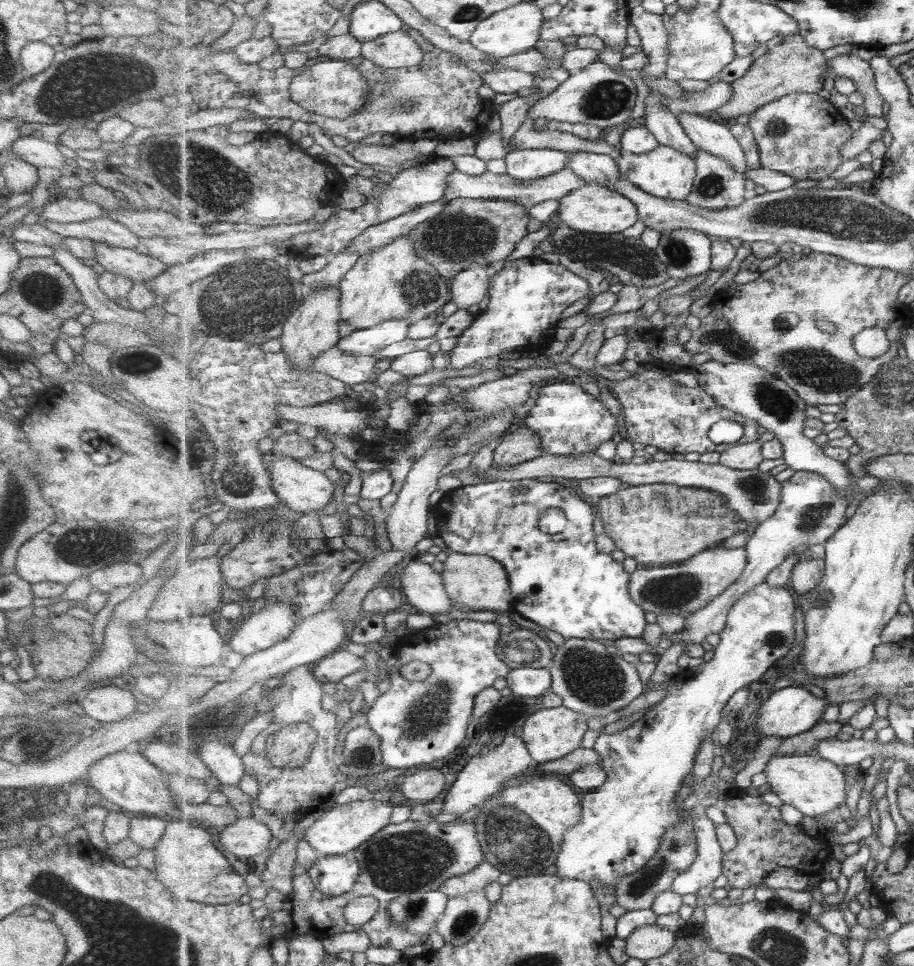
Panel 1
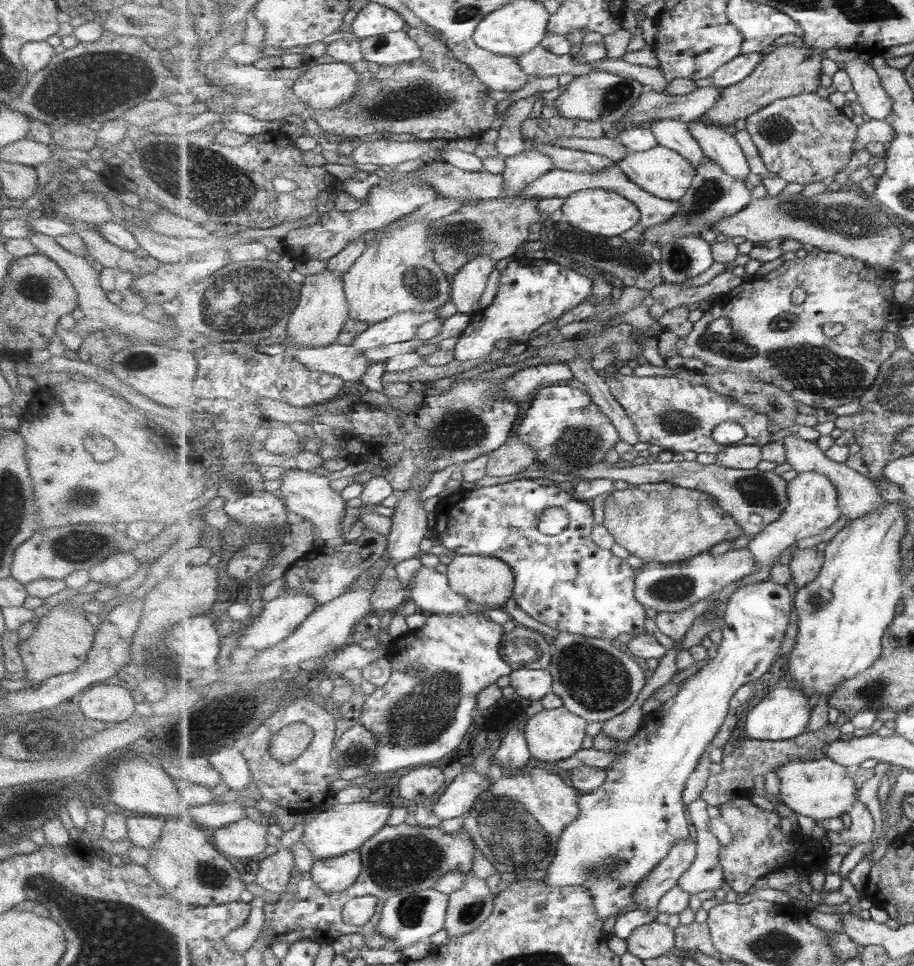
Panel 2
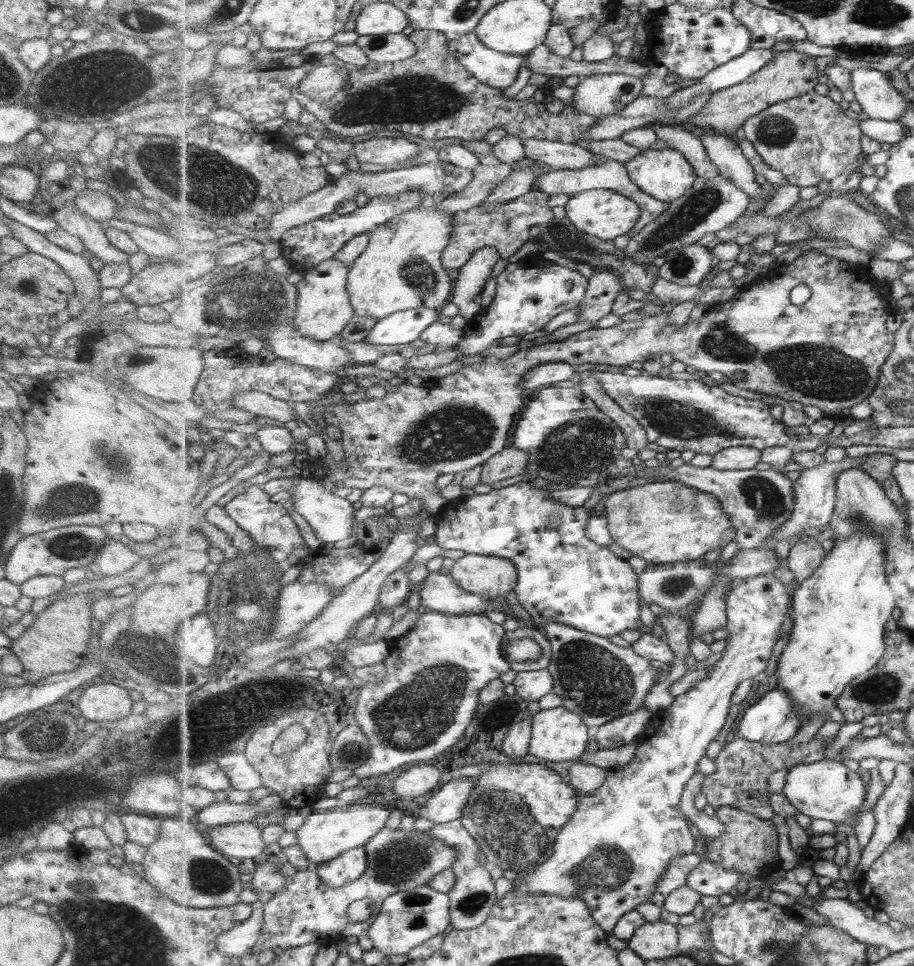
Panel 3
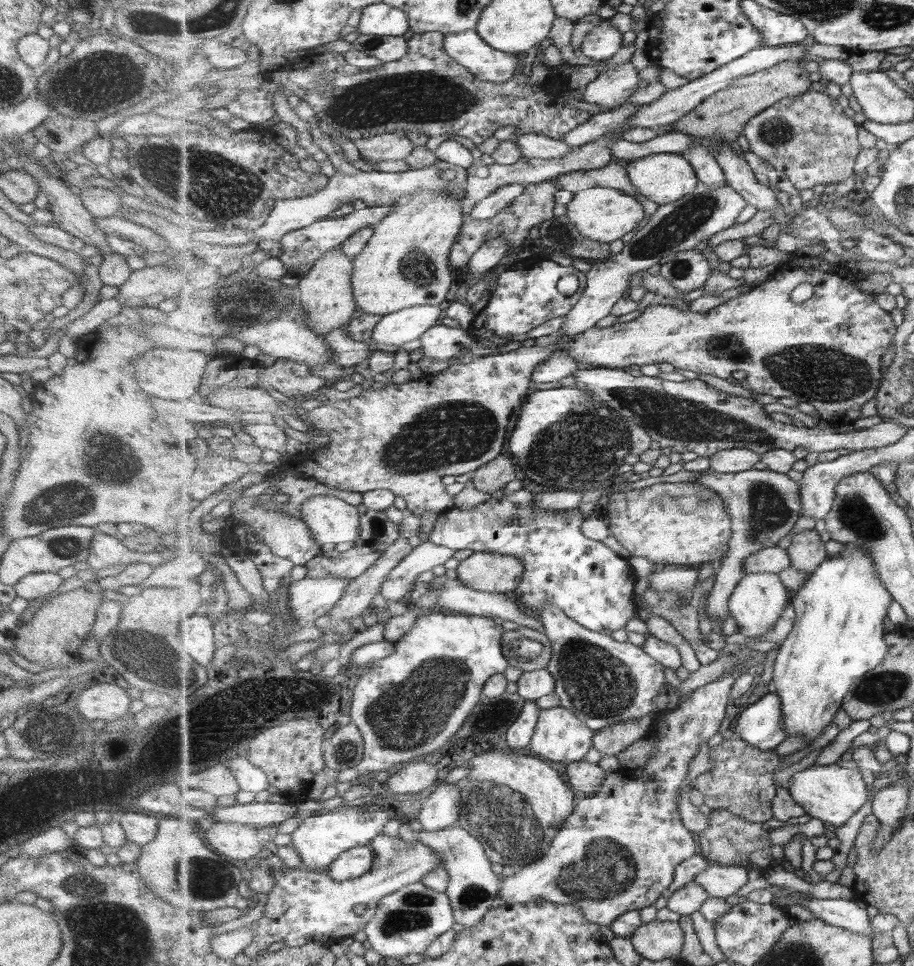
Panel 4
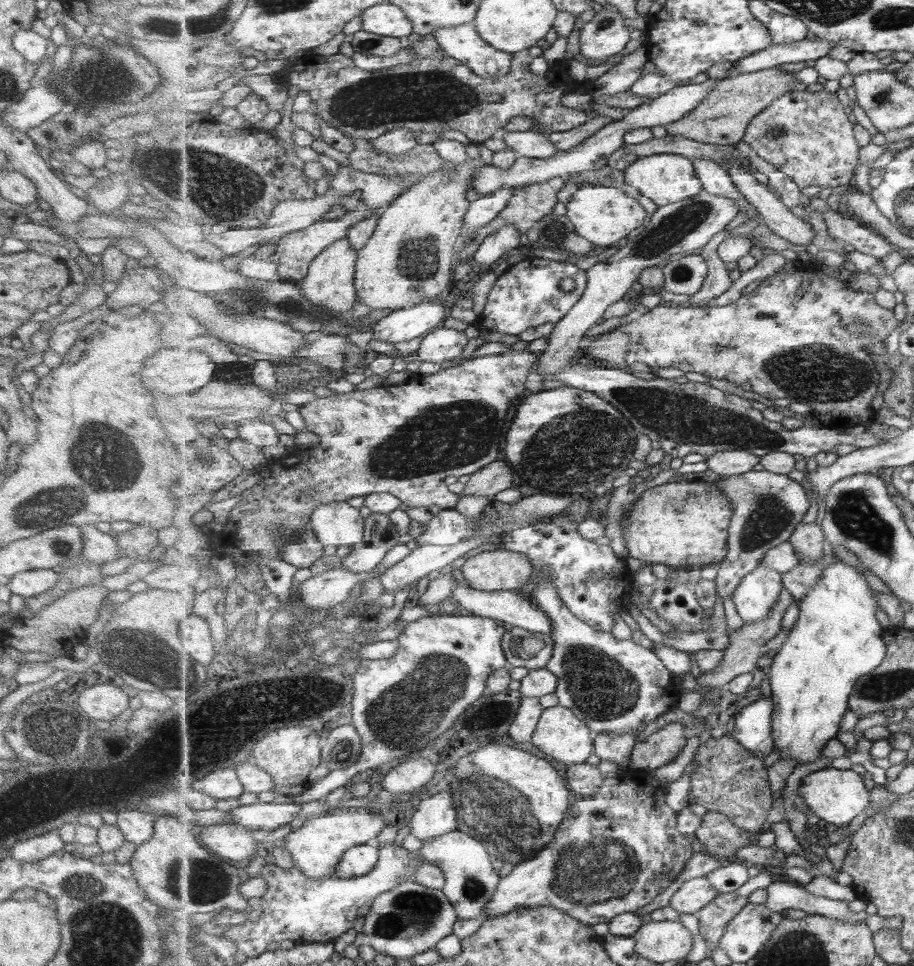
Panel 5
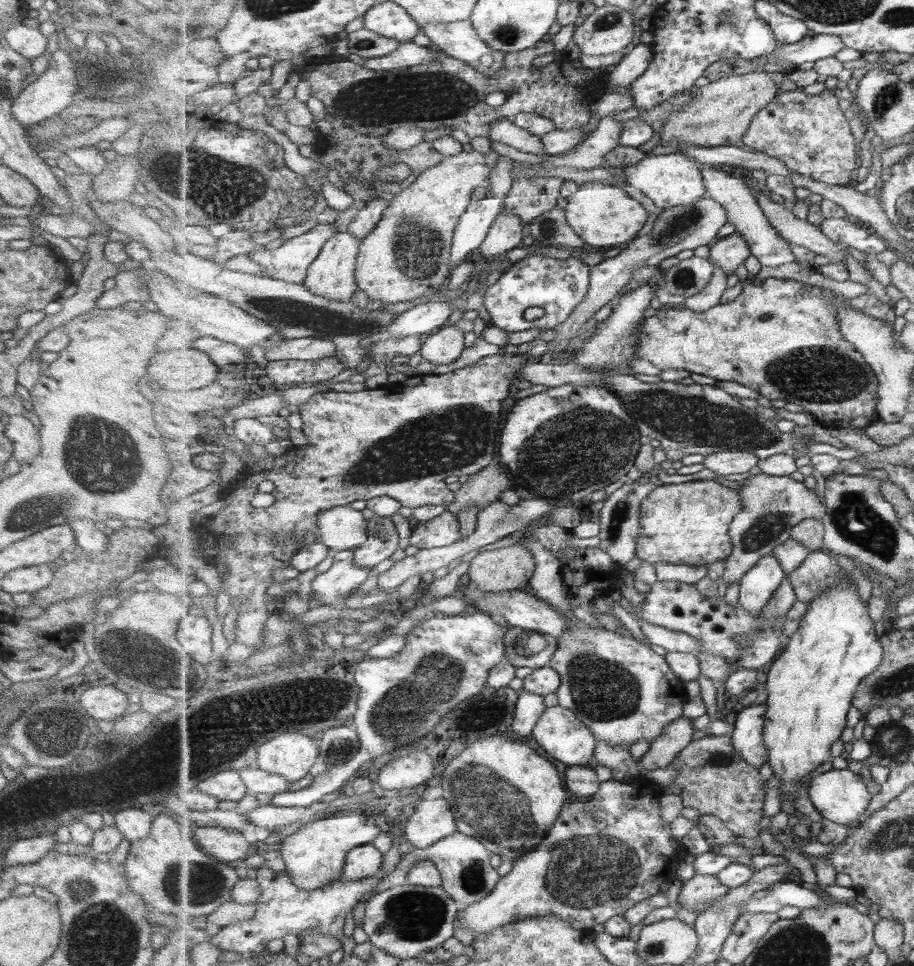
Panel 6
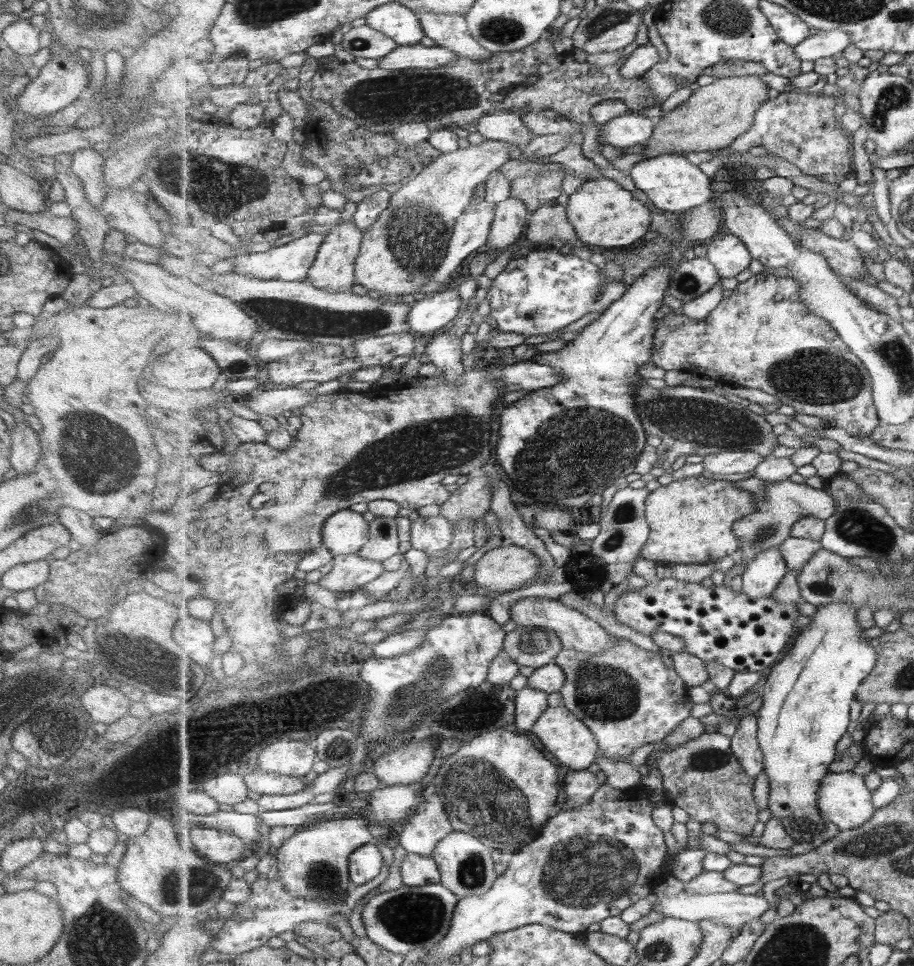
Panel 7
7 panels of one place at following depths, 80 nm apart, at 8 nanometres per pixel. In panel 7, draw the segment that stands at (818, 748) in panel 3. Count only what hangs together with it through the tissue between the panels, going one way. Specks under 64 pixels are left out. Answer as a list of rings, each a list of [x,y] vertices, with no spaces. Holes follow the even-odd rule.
[[[705,732],[677,748],[657,744],[648,757],[656,760],[667,798],[684,809],[692,820],[701,824],[713,823],[727,832],[753,834],[760,811],[753,794],[755,779],[749,776],[732,751],[732,737],[719,732]]]

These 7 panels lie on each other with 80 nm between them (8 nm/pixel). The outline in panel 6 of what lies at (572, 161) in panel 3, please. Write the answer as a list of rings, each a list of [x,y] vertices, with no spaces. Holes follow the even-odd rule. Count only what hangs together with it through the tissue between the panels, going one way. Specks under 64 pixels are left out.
[[[512,118],[497,119],[490,126],[489,139],[507,144],[521,152],[548,154],[542,139],[519,126],[513,125]]]

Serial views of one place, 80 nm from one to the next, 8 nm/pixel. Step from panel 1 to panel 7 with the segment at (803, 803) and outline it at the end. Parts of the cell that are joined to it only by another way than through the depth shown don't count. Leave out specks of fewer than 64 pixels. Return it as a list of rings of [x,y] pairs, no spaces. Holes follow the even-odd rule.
[[[852,771],[830,772],[820,783],[821,792],[818,801],[820,812],[823,812],[824,818],[835,824],[840,831],[863,826],[876,814],[873,792],[867,787],[864,776]]]

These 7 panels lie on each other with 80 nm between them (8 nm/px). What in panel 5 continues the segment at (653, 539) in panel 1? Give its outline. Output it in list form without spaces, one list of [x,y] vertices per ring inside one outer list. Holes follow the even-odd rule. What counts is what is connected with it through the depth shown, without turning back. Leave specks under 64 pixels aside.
[[[698,480],[667,482],[643,492],[641,498],[631,506],[631,509],[627,506],[629,520],[625,524],[623,539],[627,541],[630,556],[642,562],[696,570],[707,564],[724,562],[727,558],[729,528],[735,511],[733,502],[727,493],[719,488],[715,482]]]

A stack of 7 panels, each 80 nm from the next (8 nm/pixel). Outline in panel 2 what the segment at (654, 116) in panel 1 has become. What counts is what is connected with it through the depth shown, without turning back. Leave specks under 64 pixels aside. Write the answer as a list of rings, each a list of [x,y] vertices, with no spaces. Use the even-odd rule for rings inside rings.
[[[663,118],[663,120],[654,120],[650,128],[655,133],[659,145],[680,152],[695,168],[699,168],[705,162],[707,156],[699,141],[691,134],[688,123]]]

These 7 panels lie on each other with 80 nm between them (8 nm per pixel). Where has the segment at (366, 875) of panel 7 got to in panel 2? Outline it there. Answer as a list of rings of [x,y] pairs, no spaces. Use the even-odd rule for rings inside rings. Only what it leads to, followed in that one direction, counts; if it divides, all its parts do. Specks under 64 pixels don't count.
[[[358,849],[343,856],[316,859],[310,872],[312,880],[321,889],[337,893],[347,890],[360,879],[363,865]]]

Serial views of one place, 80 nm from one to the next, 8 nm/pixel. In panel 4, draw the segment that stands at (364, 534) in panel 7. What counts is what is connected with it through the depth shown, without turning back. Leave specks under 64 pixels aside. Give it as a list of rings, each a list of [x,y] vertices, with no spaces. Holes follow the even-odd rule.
[[[316,494],[299,506],[306,522],[319,544],[356,543],[361,538],[361,518],[357,506],[351,506],[339,497]]]

